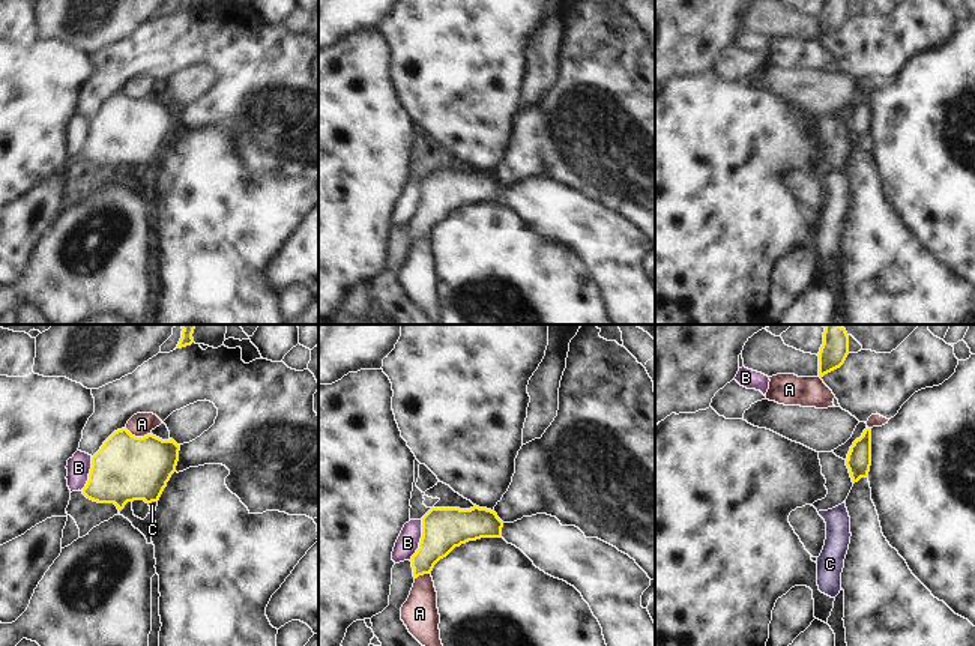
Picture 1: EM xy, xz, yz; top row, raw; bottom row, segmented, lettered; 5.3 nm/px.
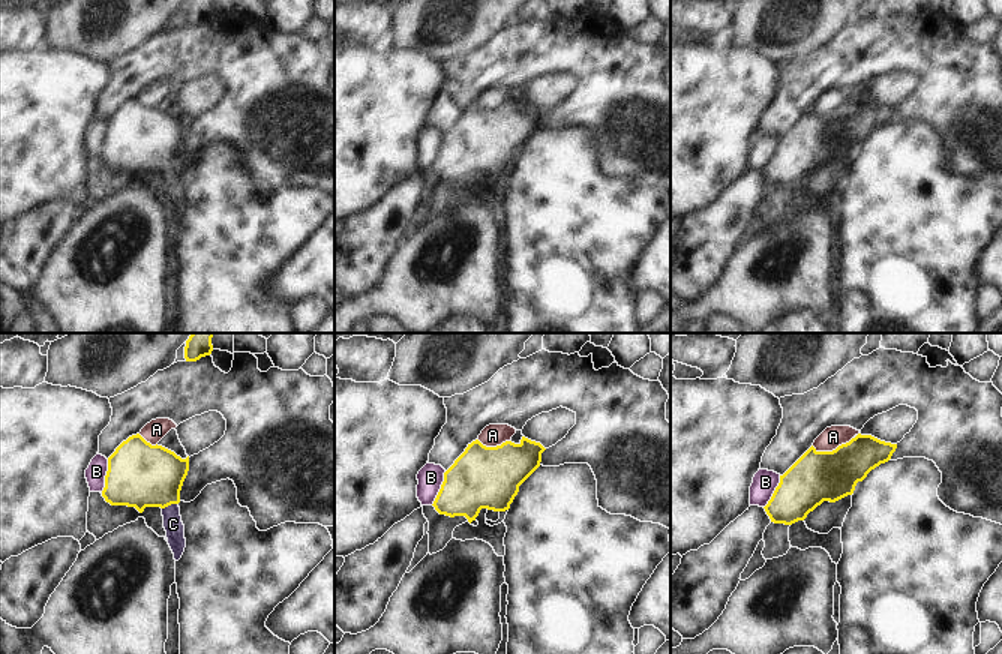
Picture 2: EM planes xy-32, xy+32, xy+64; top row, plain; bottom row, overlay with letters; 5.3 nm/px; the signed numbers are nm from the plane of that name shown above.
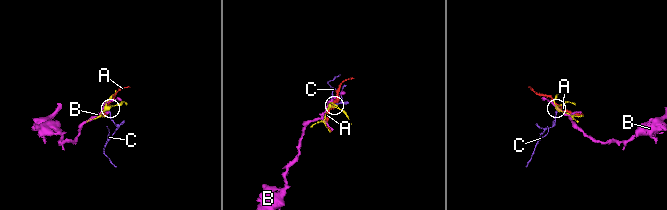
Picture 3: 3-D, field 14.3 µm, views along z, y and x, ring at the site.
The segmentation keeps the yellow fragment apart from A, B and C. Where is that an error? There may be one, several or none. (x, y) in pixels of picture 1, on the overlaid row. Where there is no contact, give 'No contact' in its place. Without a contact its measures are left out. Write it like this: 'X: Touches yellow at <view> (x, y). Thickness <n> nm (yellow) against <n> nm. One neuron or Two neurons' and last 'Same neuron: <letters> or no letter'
A: Touches yellow at xy (137, 437). Thickness 340 nm (yellow) against 130 nm. Two neurons
B: Touches yellow at xz (421, 540). Thickness 240 nm (yellow) against 120 nm. Two neurons
C: Touches yellow at xy (152, 501). Thickness 340 nm (yellow) against 40 nm. One neuron
Same neuron: C

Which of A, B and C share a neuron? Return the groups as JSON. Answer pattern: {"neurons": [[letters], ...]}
{"neurons": [["A"], ["B"], ["C"]]}

